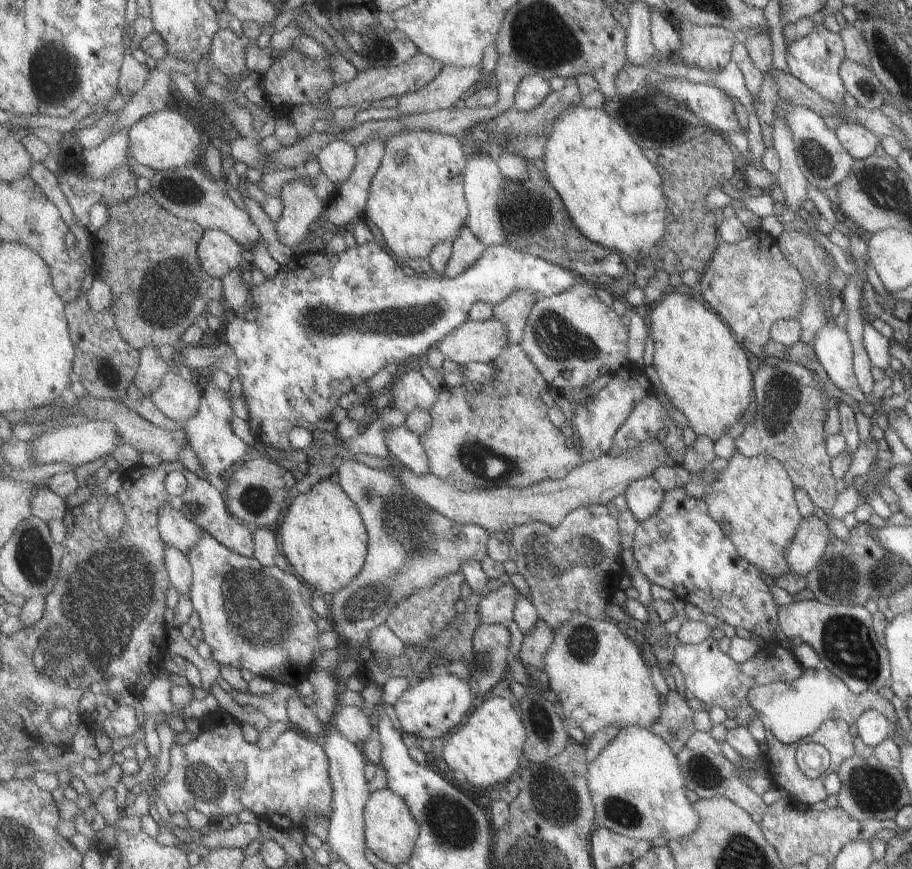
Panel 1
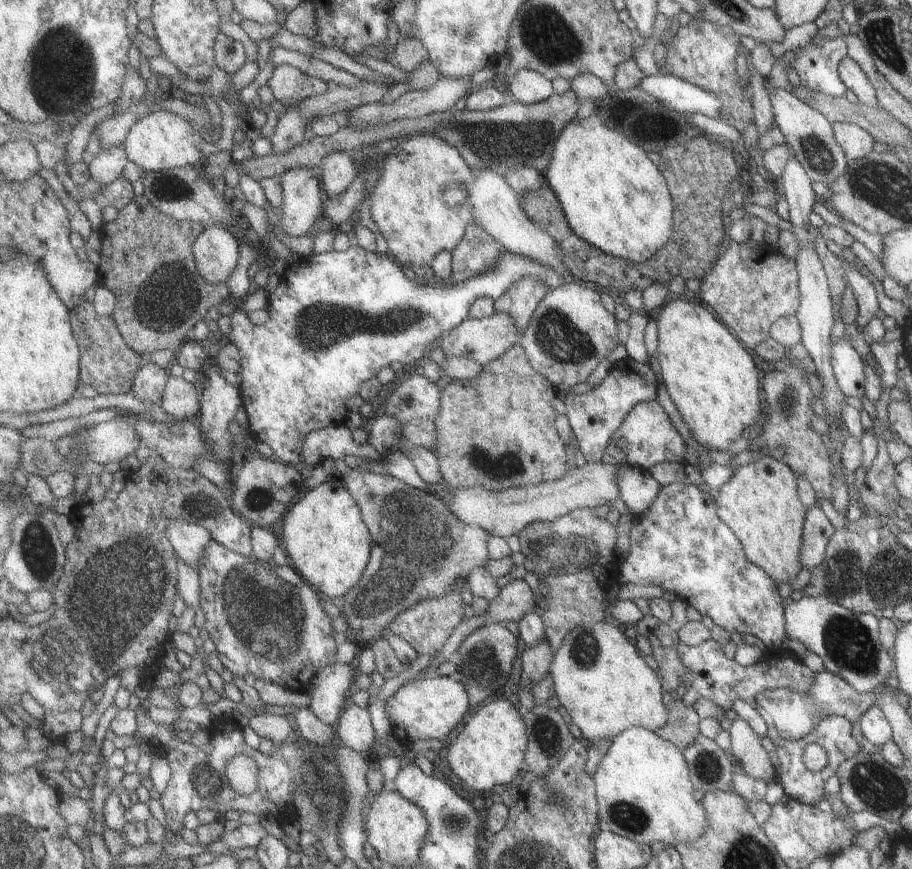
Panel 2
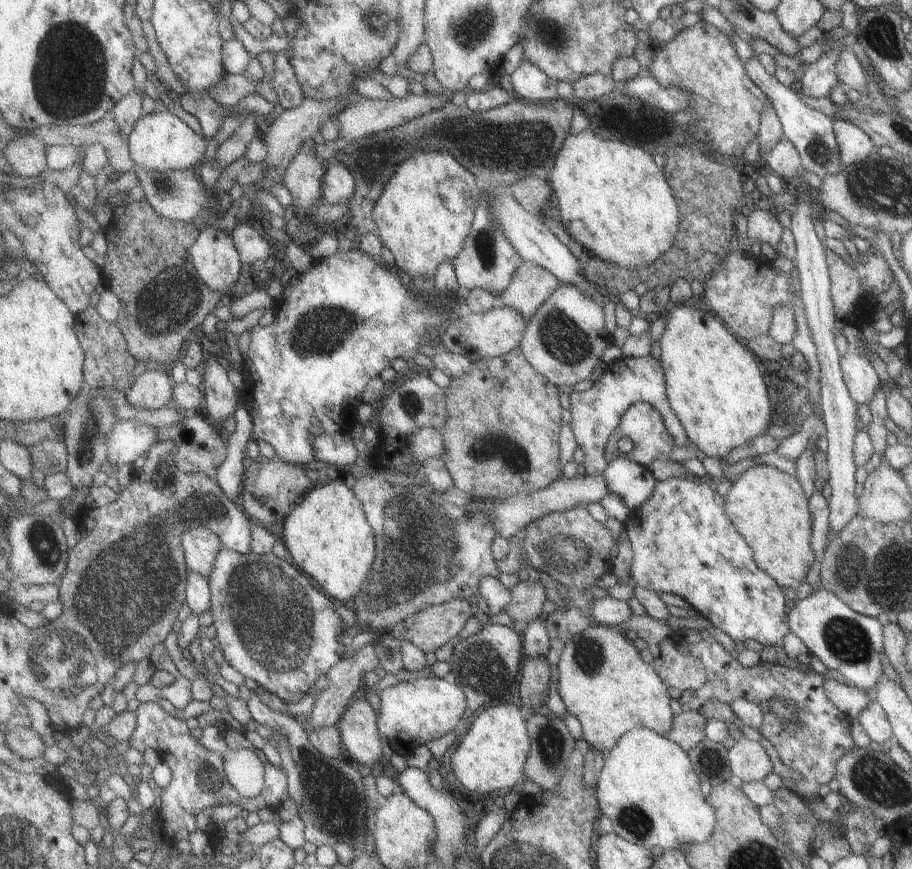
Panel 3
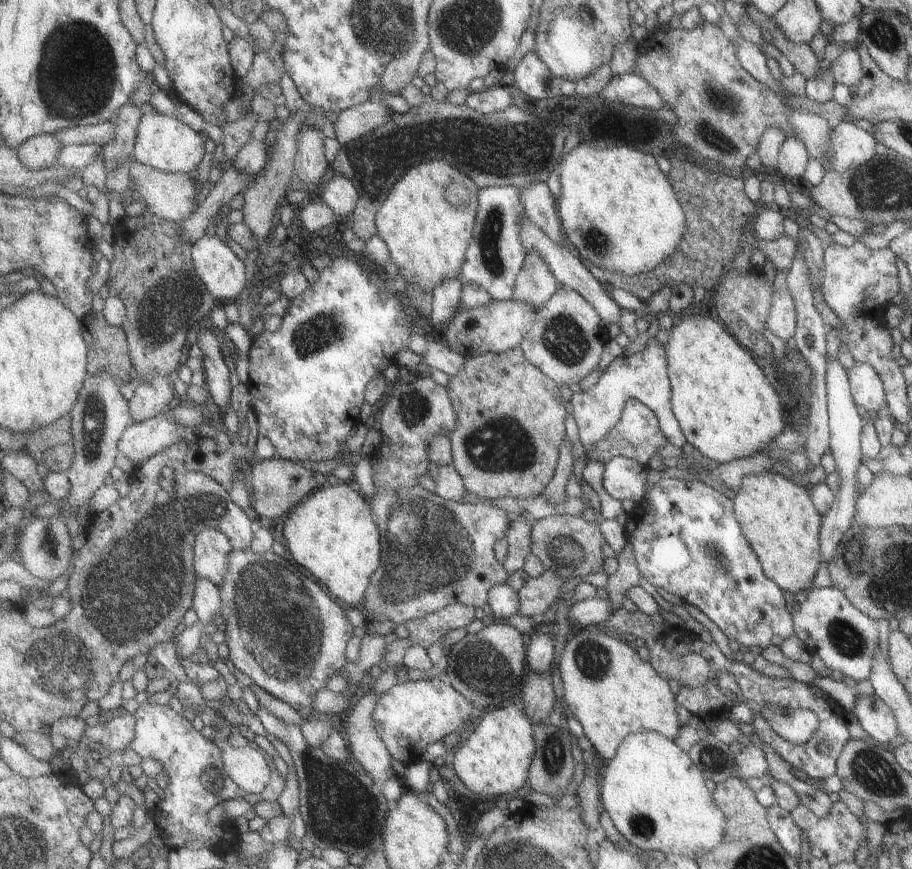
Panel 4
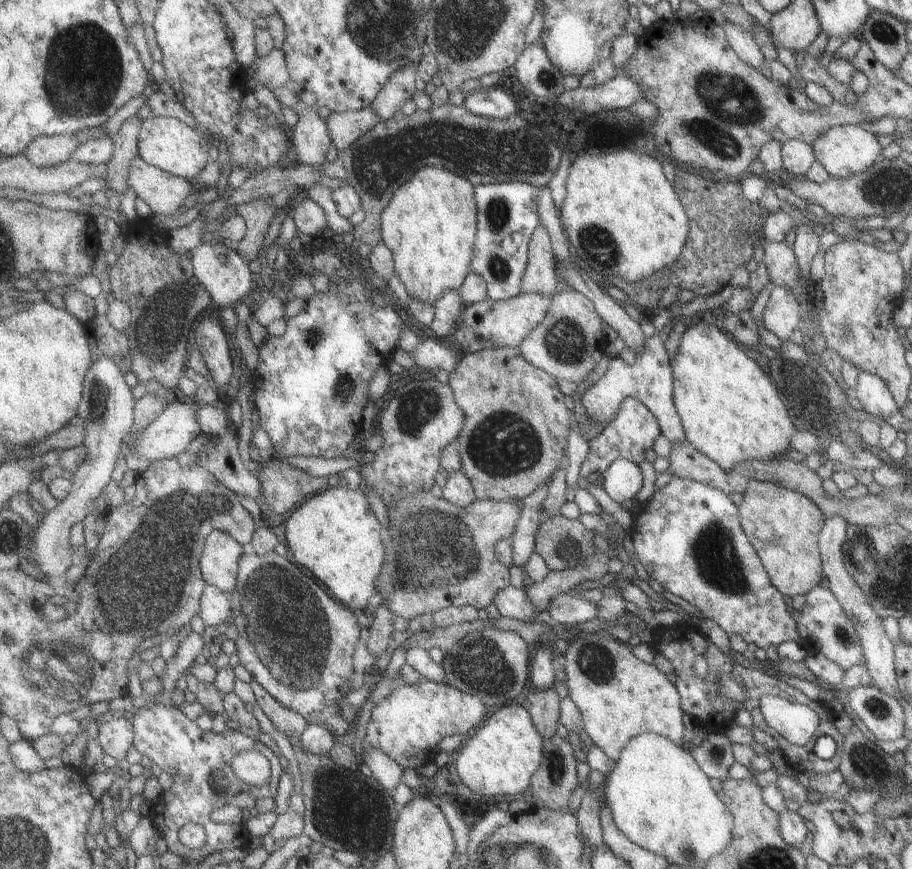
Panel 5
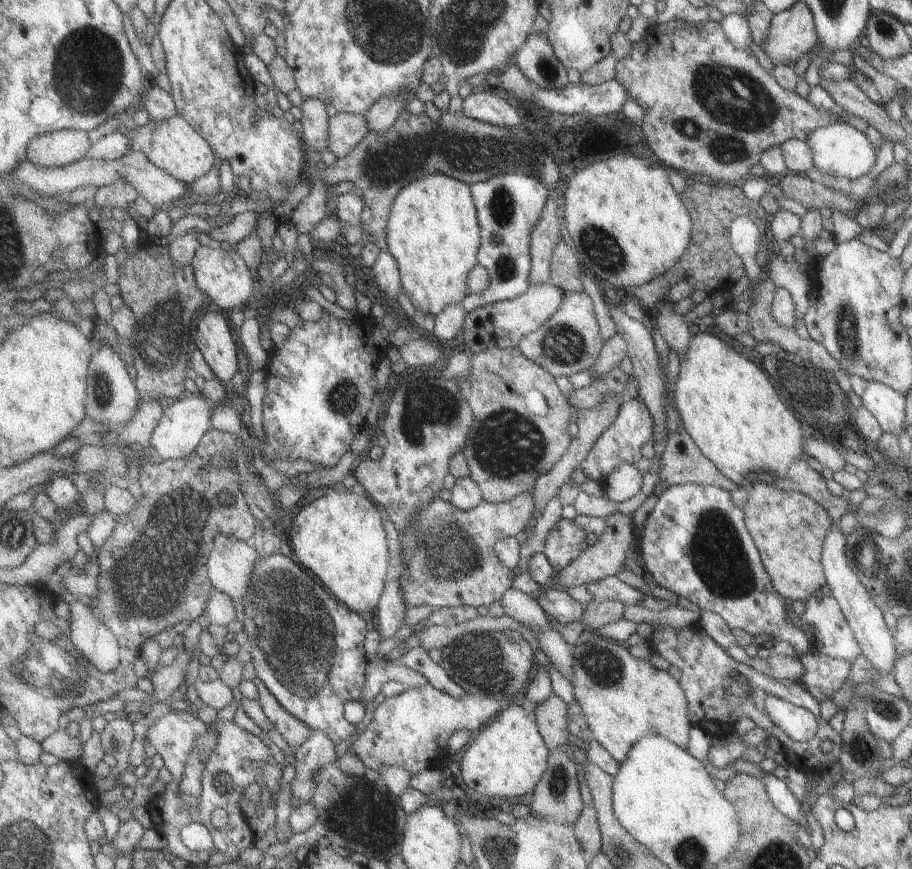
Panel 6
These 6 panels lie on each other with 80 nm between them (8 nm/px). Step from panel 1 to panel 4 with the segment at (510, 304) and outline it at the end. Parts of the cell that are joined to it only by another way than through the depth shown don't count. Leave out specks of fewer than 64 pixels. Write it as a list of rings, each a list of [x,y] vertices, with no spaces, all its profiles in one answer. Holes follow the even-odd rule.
[[[531,252],[527,254],[520,276],[517,276],[512,299],[517,302],[529,302],[538,311],[551,300],[559,287],[549,264],[543,262],[543,256]]]

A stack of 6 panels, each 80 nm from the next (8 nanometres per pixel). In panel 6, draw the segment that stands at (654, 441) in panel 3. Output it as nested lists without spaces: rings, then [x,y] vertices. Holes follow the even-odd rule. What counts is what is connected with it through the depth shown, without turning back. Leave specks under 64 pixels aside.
[[[639,396],[625,400],[621,404],[619,415],[615,418],[615,421],[599,436],[599,440],[591,448],[589,456],[581,462],[581,472],[586,478],[602,484],[616,471],[619,464],[629,462],[629,464],[636,465],[641,458],[643,444],[653,443],[653,436],[656,435],[656,432],[655,418]]]

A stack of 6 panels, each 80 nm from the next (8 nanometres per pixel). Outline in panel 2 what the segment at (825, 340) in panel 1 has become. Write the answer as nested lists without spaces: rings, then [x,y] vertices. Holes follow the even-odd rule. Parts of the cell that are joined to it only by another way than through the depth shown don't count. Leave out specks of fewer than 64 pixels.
[[[841,334],[841,338],[831,338],[829,366],[833,380],[843,395],[863,400],[863,366],[859,354]]]

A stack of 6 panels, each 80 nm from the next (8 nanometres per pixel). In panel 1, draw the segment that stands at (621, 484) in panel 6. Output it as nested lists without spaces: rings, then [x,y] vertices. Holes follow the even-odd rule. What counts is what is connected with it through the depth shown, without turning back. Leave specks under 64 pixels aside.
[[[647,476],[643,480],[633,482],[624,496],[629,510],[635,514],[639,522],[645,522],[659,512],[665,494],[661,484],[653,476]]]

